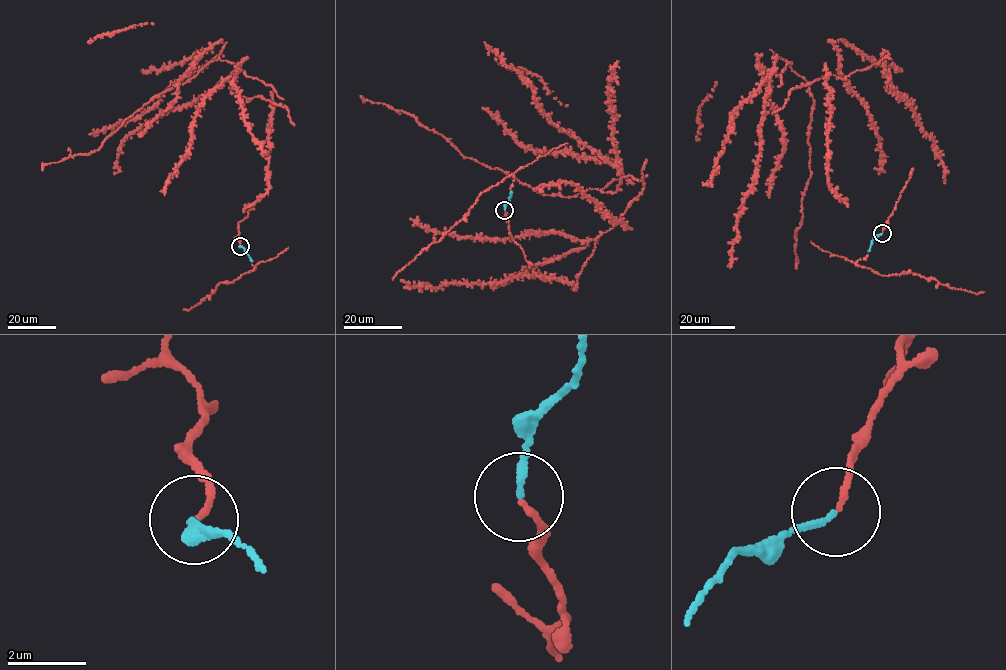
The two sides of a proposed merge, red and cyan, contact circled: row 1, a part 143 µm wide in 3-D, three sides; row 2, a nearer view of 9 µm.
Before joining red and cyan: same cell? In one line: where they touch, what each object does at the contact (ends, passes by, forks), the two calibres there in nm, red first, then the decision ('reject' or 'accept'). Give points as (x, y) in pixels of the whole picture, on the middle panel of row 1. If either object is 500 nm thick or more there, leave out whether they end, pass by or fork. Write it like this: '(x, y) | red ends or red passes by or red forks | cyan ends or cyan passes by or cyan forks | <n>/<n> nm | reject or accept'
(504, 210) | red ends | cyan ends | 140/160 nm | accept

